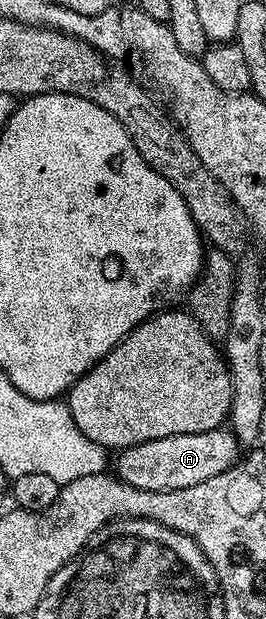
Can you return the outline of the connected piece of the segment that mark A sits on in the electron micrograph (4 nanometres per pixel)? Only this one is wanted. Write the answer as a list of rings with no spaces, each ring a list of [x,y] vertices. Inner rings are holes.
[[[221,427],[206,432],[192,432],[186,435],[166,436],[165,439],[148,440],[132,448],[121,450],[114,463],[115,474],[128,486],[139,490],[158,491],[181,490],[204,483],[220,475],[230,466],[237,464],[240,454],[239,441],[231,430]]]

